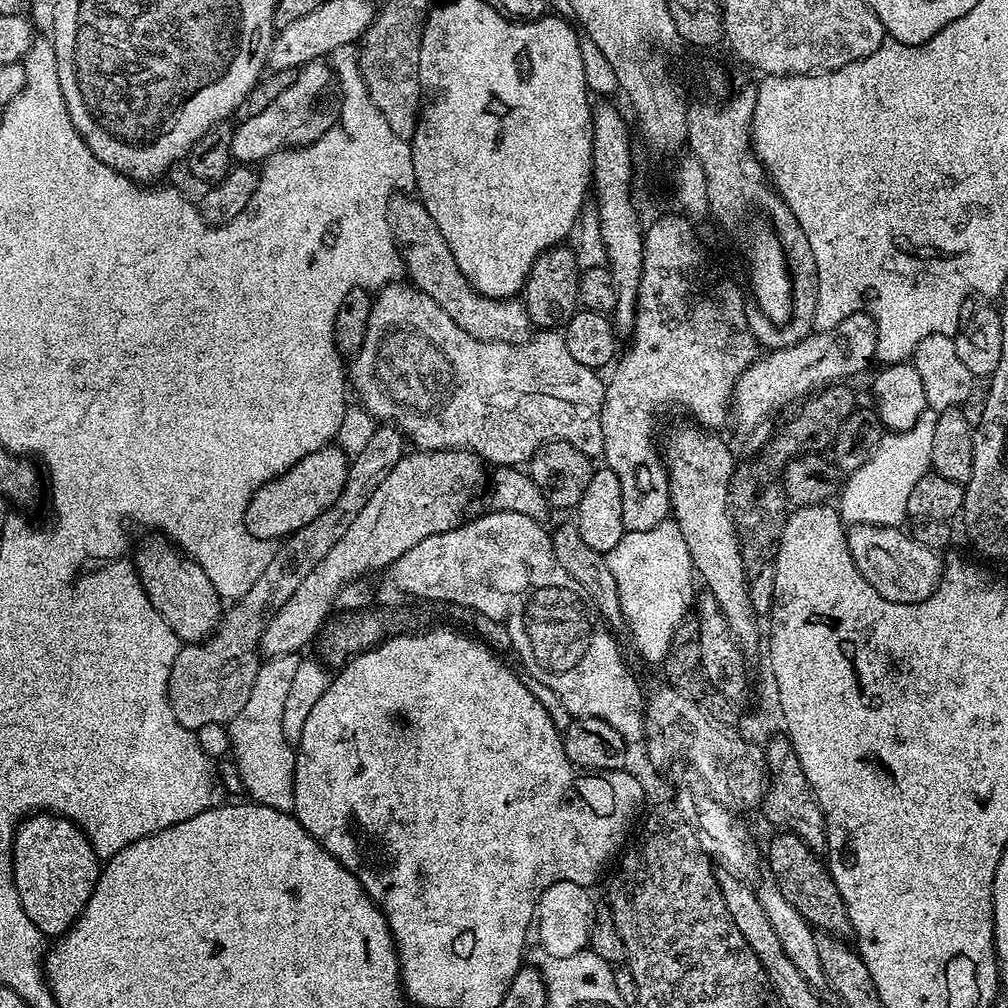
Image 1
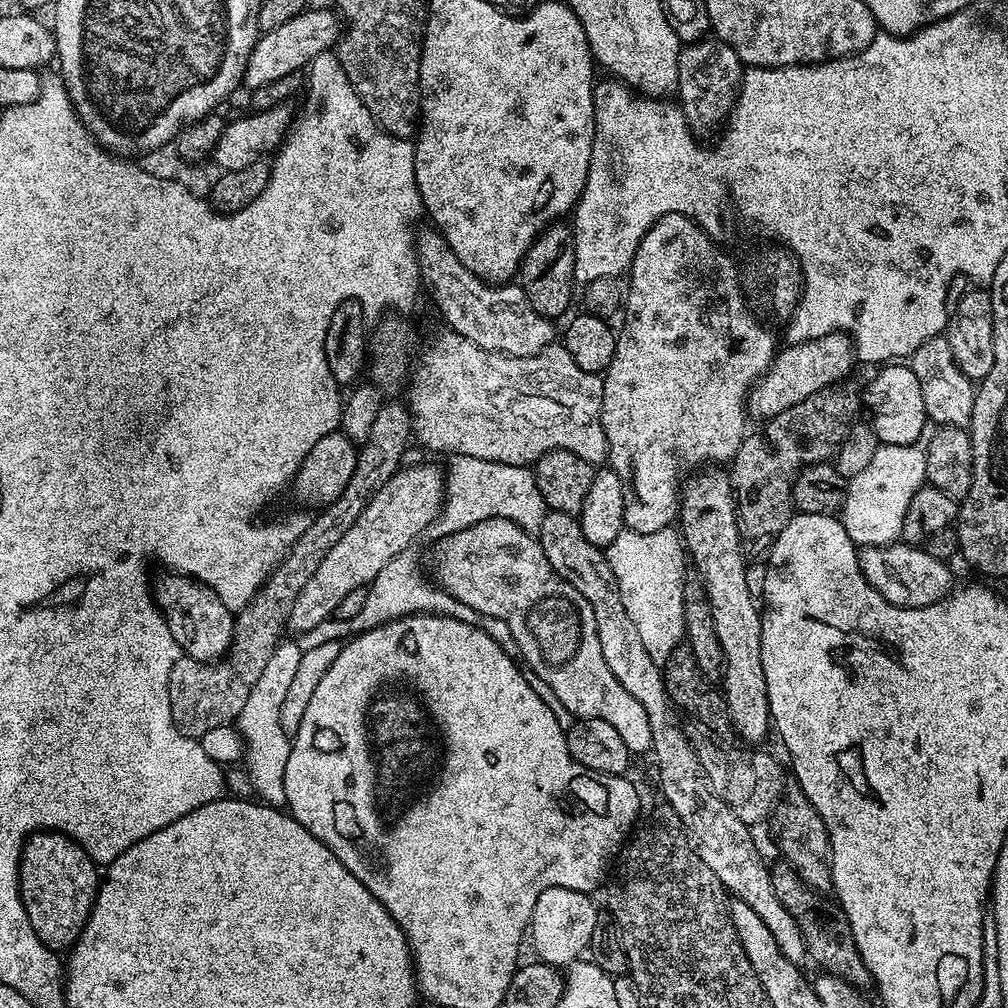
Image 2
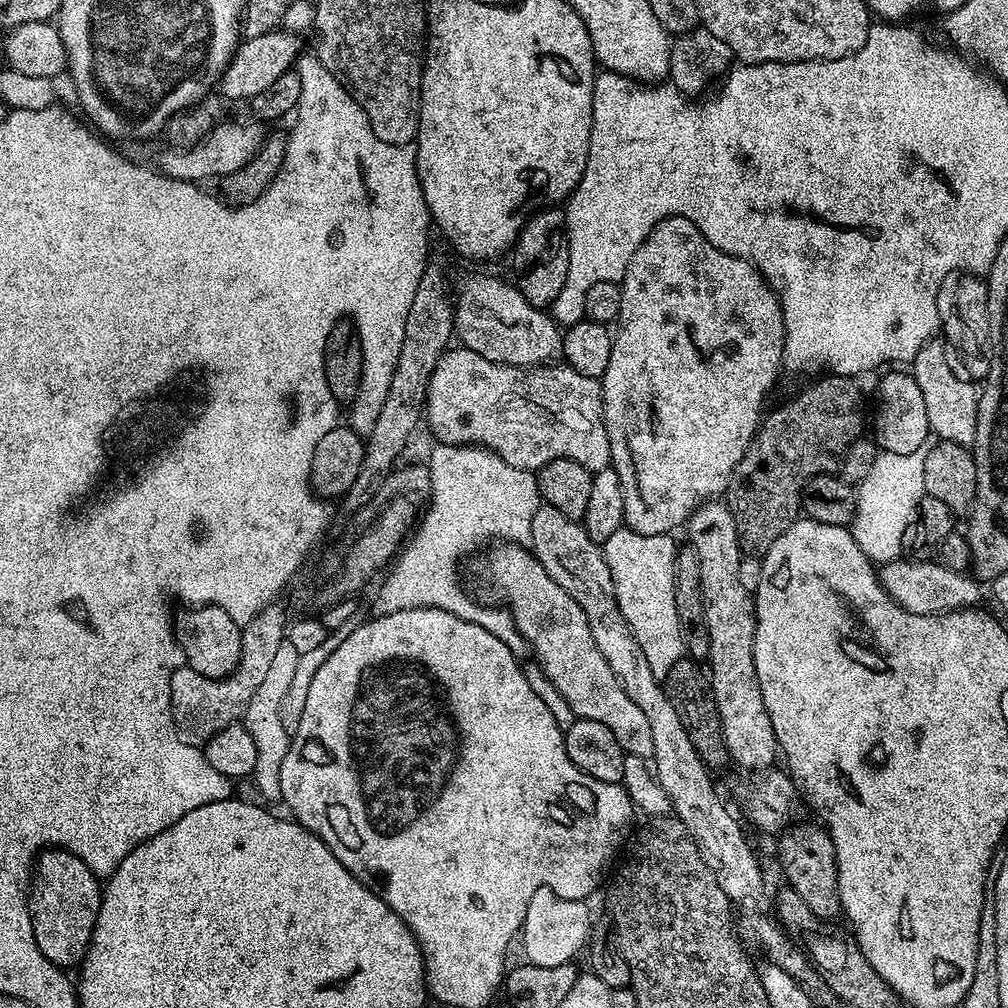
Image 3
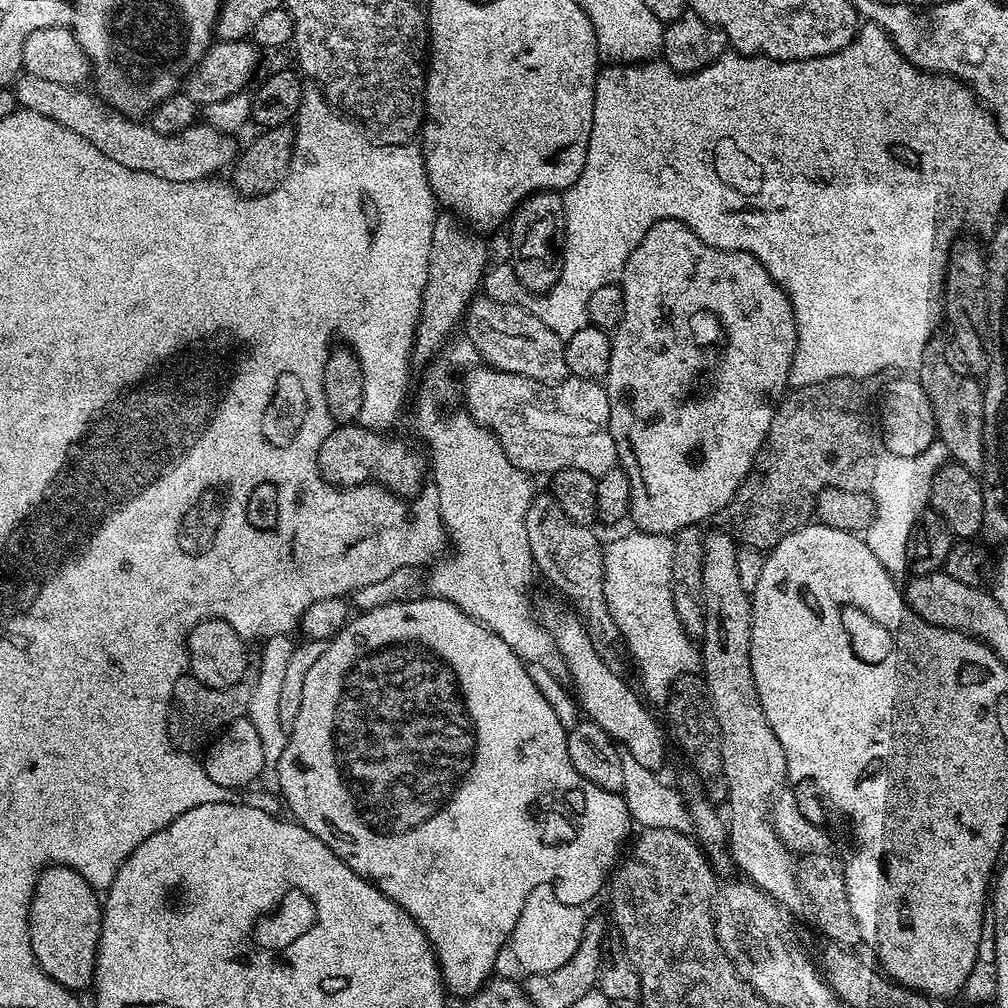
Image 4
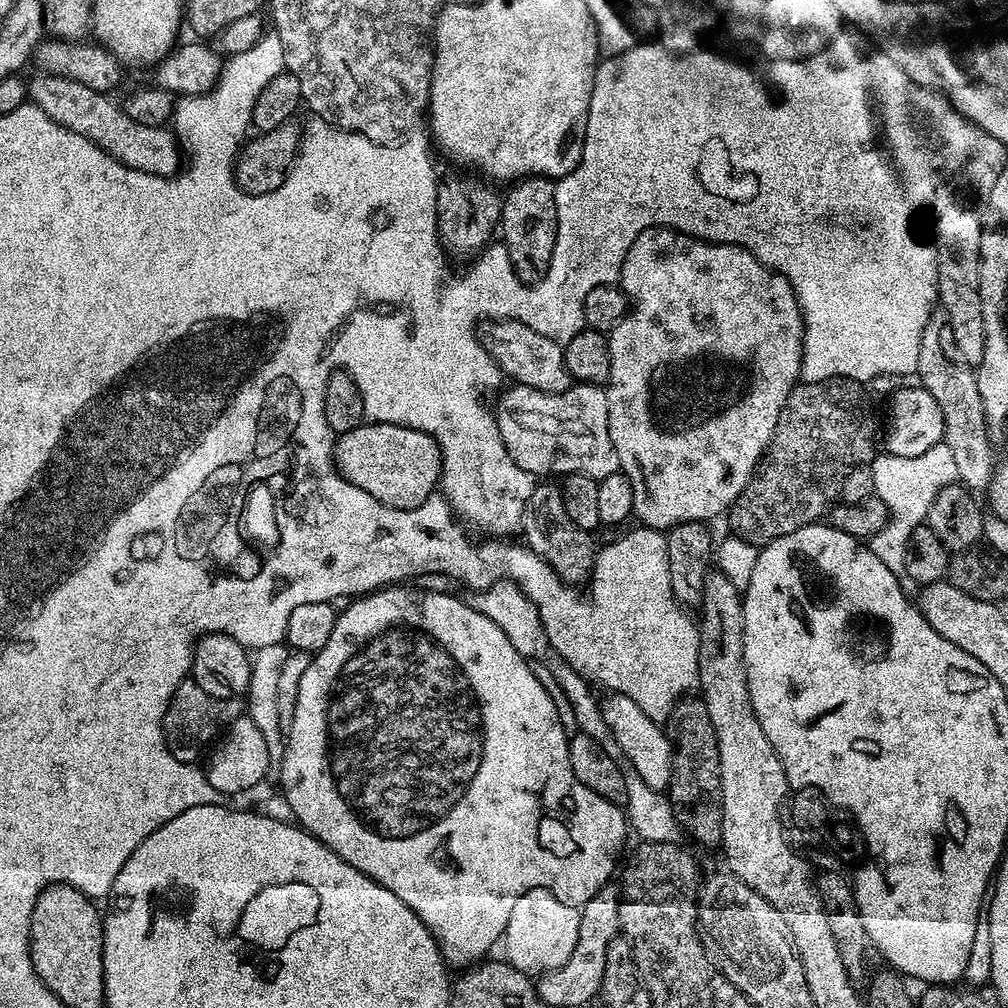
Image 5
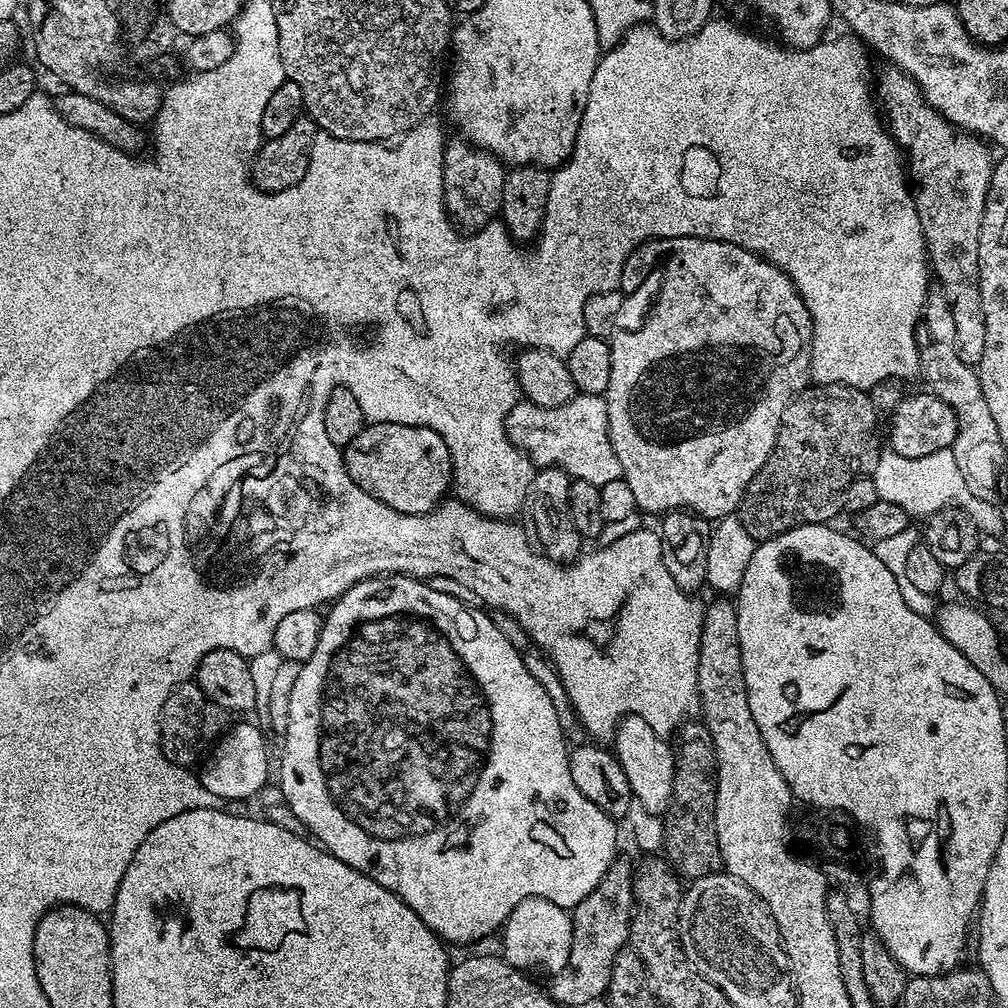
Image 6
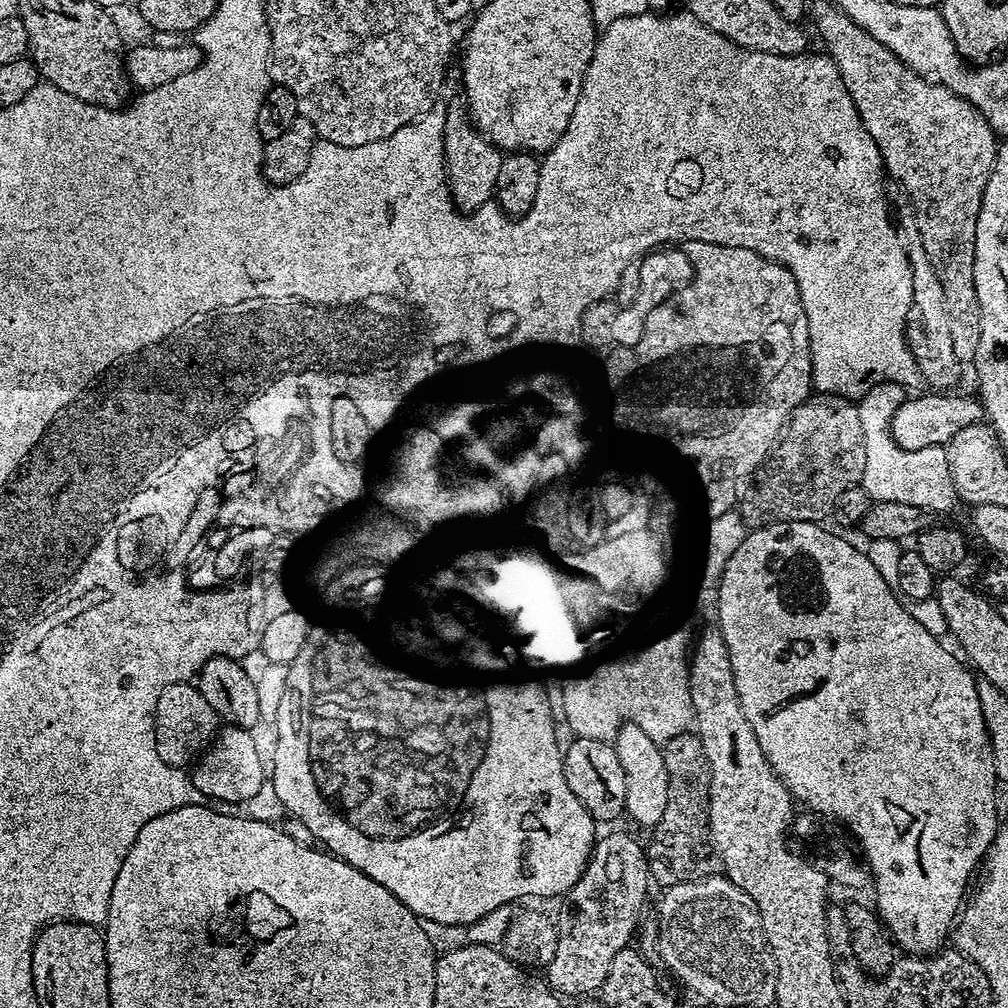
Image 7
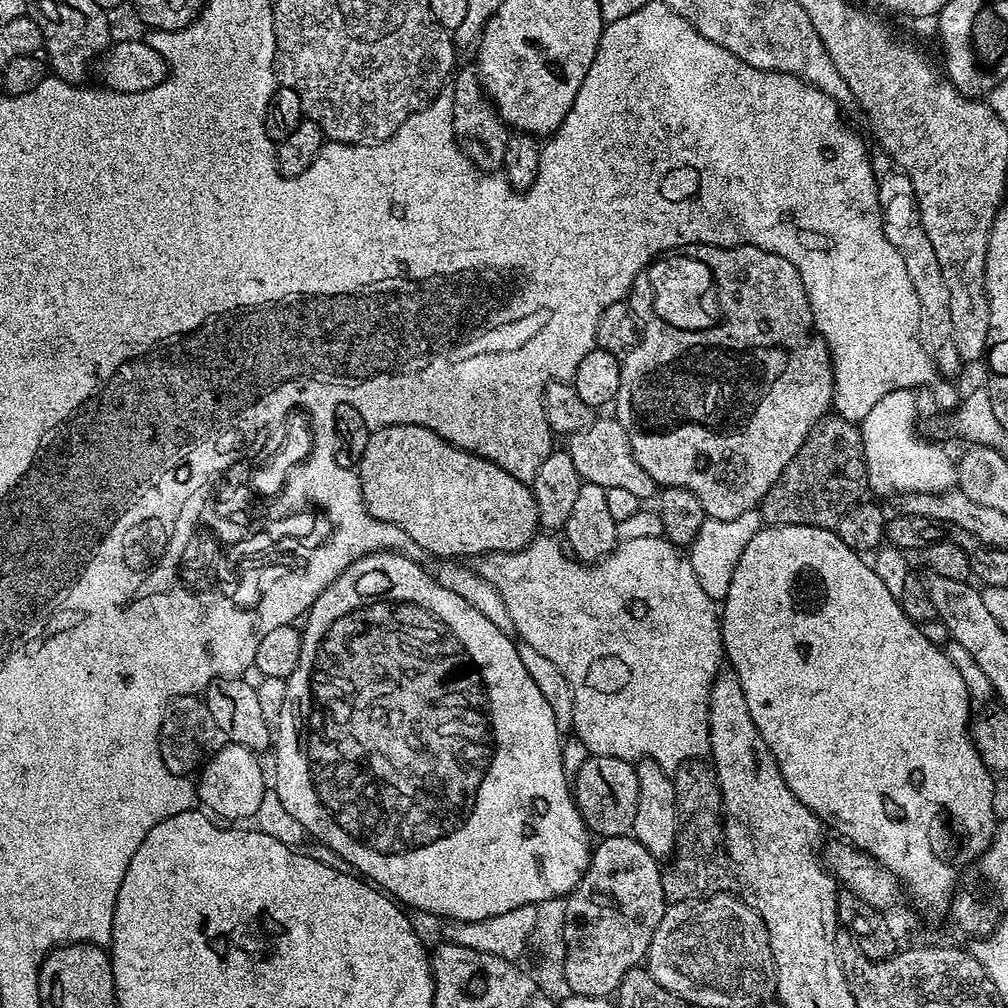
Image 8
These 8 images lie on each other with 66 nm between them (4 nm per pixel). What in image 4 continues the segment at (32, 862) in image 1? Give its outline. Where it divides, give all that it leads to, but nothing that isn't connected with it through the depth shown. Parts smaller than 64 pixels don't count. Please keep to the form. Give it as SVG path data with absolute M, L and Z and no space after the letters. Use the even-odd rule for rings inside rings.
M54 864L44 869L36 880L28 911L28 933L34 958L54 982L77 994L83 993L83 988L91 989L94 984L101 911L102 900L97 889L74 868Z

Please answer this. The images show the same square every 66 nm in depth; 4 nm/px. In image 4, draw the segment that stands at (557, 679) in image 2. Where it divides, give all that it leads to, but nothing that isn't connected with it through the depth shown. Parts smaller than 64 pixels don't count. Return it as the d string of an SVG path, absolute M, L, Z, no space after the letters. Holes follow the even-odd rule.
M560 604L546 605L544 609L539 609L538 615L570 670L570 684L576 687L583 715L602 726L602 730L606 730L617 745L626 746L640 765L660 770L664 764L664 732L659 722L648 713L649 705L641 699L633 685L632 689L622 677L608 669L607 662L600 657L599 650L588 637L585 621L571 607Z

